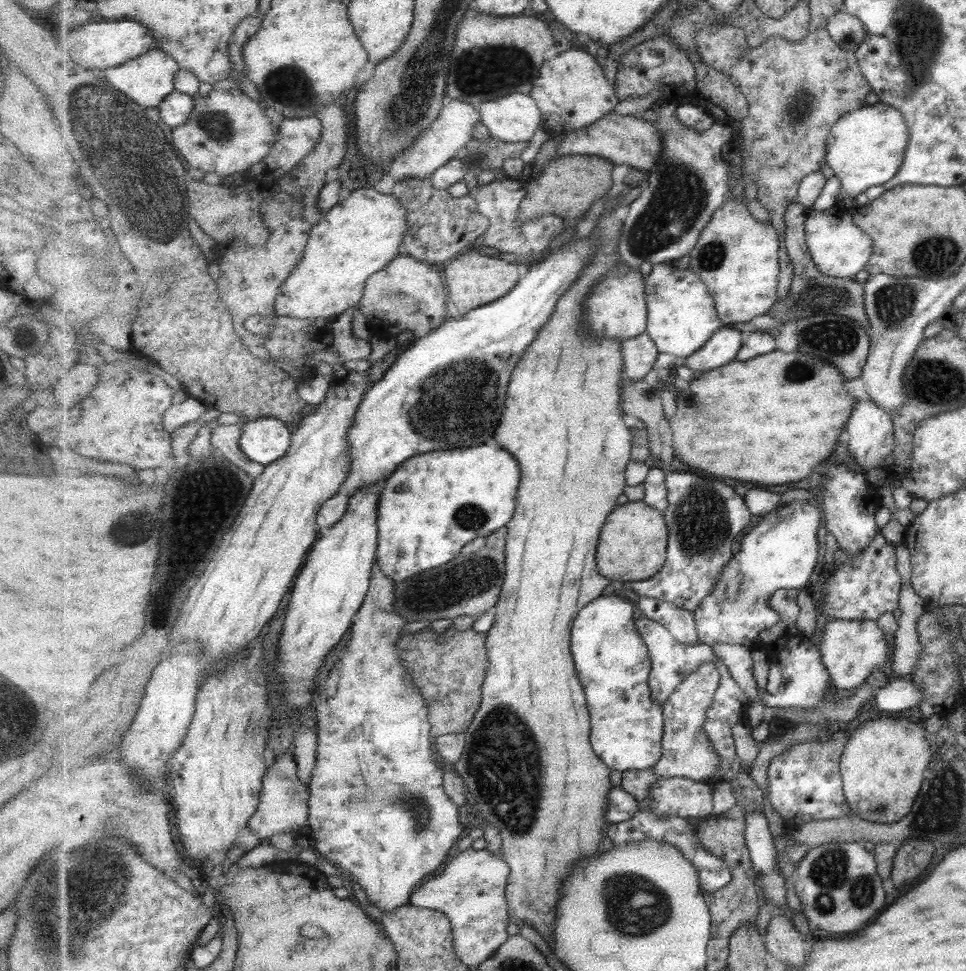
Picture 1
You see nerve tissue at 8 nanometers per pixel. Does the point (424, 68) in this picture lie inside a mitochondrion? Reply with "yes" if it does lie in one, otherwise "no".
yes

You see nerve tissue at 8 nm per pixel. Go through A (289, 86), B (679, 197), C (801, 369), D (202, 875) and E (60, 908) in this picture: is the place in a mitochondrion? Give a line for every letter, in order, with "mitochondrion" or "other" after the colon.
A: mitochondrion
B: mitochondrion
C: mitochondrion
D: other
E: mitochondrion

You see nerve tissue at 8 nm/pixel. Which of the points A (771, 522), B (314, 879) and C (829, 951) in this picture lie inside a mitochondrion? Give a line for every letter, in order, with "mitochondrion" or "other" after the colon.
A: other
B: other
C: other

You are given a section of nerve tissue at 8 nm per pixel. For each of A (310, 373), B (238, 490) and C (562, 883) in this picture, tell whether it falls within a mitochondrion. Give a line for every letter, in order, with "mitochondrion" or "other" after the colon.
A: other
B: mitochondrion
C: other

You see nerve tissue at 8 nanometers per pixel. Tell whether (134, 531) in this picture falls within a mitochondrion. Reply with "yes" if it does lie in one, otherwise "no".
yes

